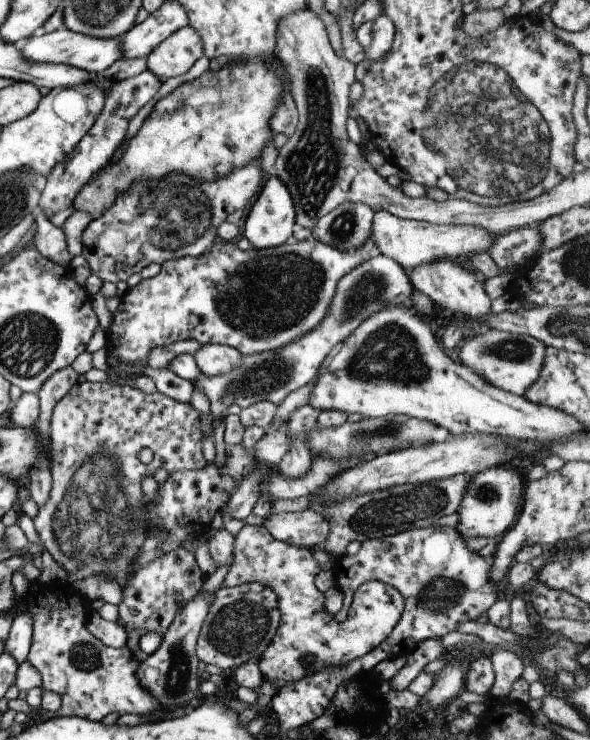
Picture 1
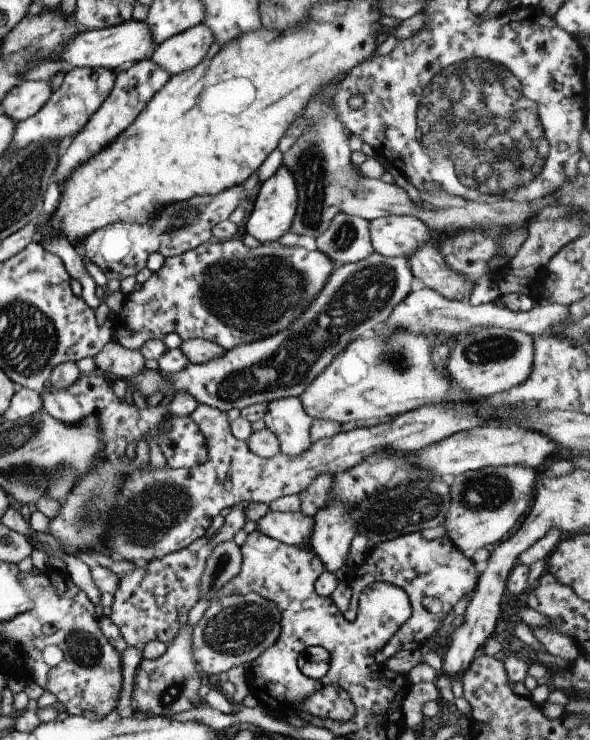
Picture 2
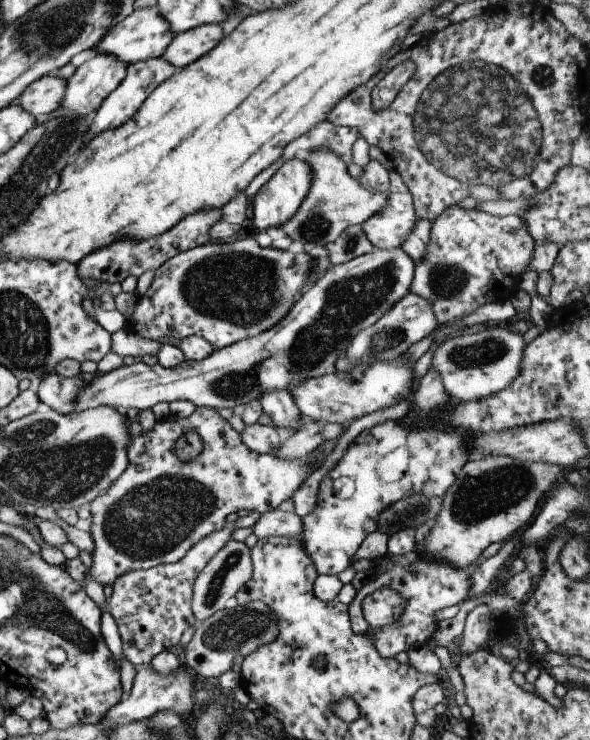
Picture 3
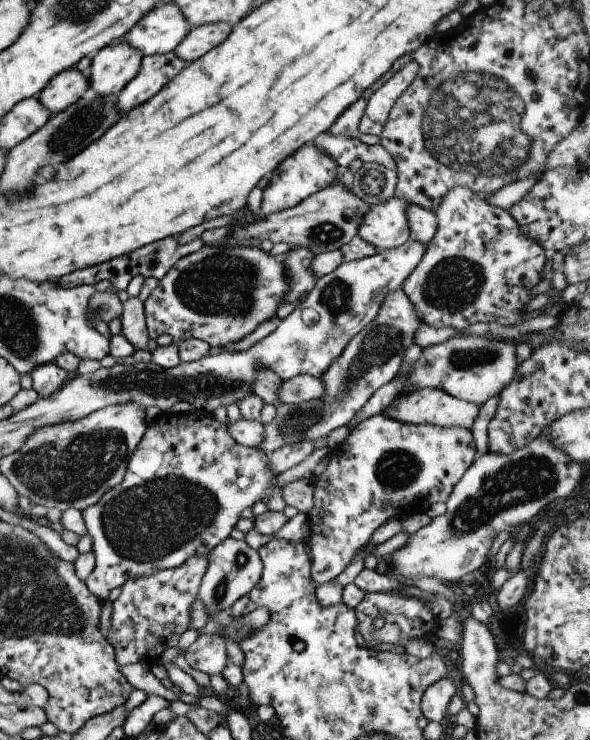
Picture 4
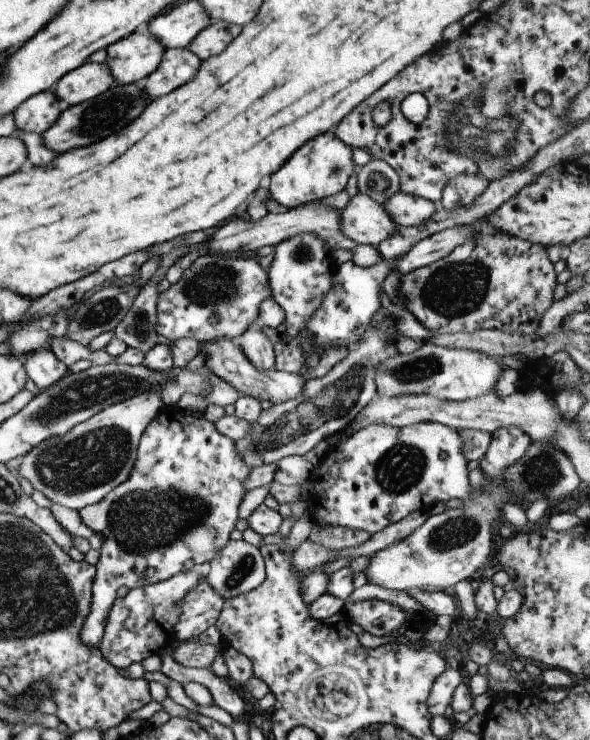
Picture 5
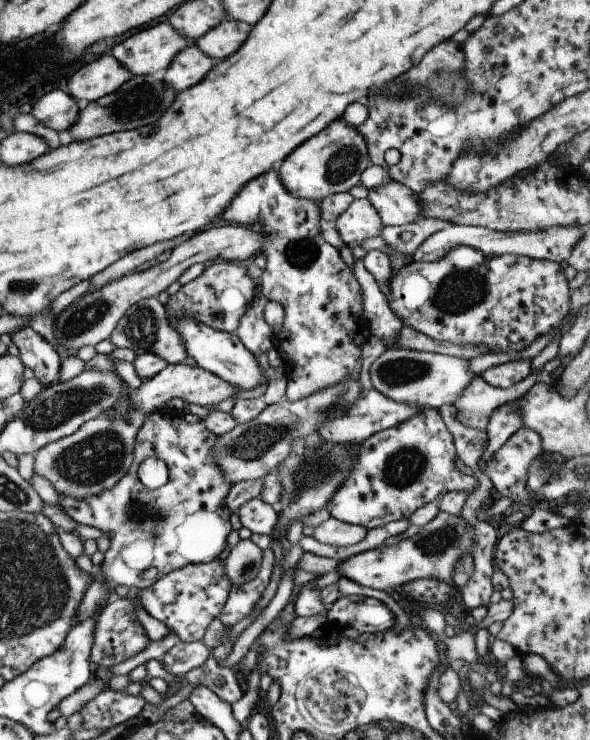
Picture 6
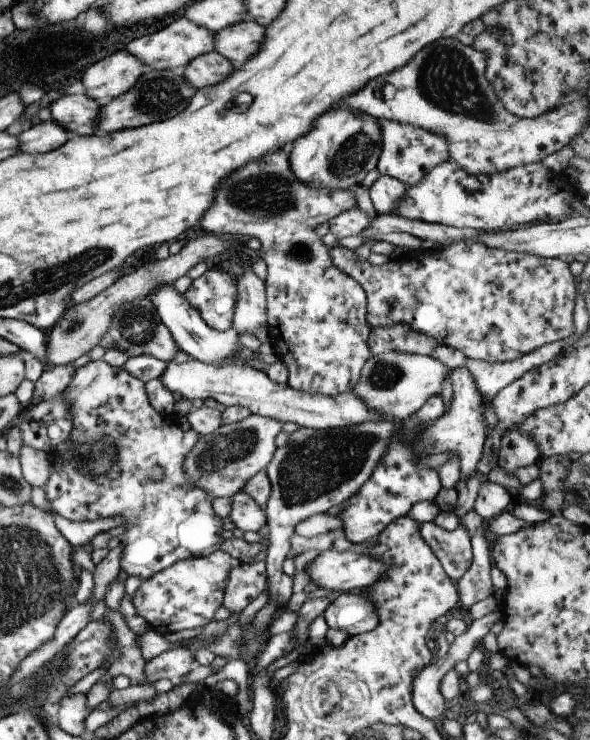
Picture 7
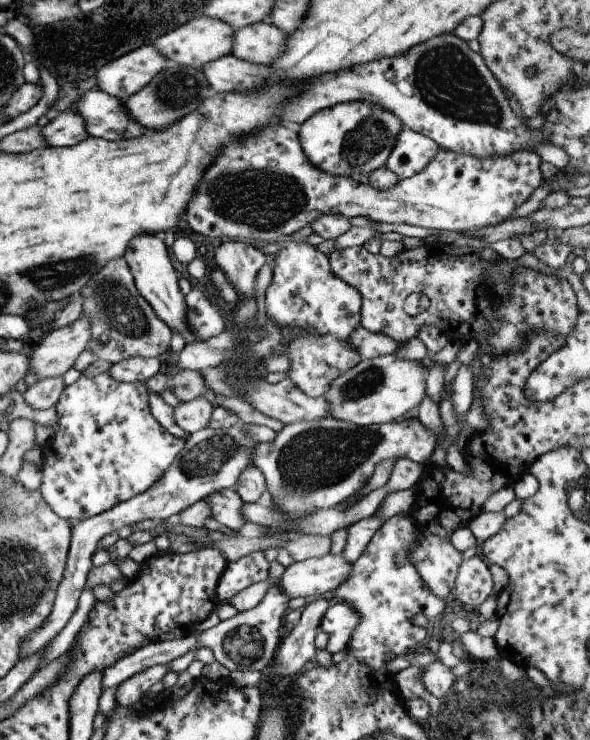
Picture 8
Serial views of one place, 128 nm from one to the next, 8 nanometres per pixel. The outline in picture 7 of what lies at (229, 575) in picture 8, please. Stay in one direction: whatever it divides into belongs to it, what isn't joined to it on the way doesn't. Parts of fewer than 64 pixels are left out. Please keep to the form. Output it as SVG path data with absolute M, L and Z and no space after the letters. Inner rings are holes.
M251 560L234 563L226 588L223 606L232 613L240 613L267 586L265 561Z

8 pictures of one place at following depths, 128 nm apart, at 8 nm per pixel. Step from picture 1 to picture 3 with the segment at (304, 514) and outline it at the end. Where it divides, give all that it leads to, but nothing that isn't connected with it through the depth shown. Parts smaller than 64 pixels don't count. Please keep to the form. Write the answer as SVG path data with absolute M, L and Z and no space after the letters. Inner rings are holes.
M274 509L262 513L252 530L258 539L268 537L300 538L303 532L303 518L296 513Z

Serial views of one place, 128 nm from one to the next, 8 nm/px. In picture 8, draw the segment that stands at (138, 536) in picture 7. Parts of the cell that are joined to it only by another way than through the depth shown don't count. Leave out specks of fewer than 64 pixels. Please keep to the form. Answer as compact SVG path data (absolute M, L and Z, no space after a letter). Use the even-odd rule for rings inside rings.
M108 371L102 374L96 374L96 376L86 376L81 374L80 378L73 384L65 386L62 394L60 394L59 401L56 404L56 414L58 414L58 422L55 426L55 432L53 436L45 441L45 444L41 447L43 452L41 470L41 486L40 490L42 496L46 500L46 504L62 518L71 520L73 522L84 521L95 515L99 515L104 511L111 509L113 506L120 504L122 501L131 499L133 496L142 494L145 490L148 490L151 486L154 486L154 482L158 482L158 478L166 472L166 468L174 462L174 458L180 454L180 450L184 448L185 440L178 440L176 436L172 436L150 413L150 404L148 404L148 392L147 386L143 382L127 383L118 382L114 380Z

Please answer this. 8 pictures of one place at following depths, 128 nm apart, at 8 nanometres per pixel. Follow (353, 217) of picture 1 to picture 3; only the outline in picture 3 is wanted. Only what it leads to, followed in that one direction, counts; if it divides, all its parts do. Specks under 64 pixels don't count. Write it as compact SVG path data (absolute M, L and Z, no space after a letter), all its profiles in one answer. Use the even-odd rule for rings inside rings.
M362 225L348 226L338 240L325 244L332 265L348 262L372 251L375 246L368 240Z

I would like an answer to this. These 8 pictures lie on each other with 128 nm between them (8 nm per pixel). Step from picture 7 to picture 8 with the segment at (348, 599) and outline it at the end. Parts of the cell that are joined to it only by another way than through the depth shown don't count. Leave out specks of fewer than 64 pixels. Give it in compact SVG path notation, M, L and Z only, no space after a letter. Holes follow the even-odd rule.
M338 602L330 607L320 624L320 631L329 635L326 651L331 655L347 648L352 633L362 619L362 615L352 610L346 602Z

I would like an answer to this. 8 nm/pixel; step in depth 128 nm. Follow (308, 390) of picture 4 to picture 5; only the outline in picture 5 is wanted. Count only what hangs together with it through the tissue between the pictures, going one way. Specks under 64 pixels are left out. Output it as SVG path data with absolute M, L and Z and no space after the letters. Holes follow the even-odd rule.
M221 339L202 344L201 352L206 354L204 362L210 372L234 387L240 395L249 395L260 401L269 400L273 405L300 397L304 391L307 380L299 373L287 371L258 371L243 354L237 340Z

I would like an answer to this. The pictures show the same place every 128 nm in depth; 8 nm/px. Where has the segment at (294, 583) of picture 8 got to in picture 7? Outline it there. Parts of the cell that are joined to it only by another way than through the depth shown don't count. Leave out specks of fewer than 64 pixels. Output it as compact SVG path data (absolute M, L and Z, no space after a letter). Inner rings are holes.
M320 551L304 572L318 588L332 590L333 596L349 590L370 588L386 572L382 560L360 551Z

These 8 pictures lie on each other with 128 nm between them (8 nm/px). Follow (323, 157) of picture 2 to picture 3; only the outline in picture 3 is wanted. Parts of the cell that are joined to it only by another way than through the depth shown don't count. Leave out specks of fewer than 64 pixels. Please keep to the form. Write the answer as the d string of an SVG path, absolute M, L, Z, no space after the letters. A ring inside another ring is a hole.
M314 150L306 162L312 168L310 192L296 214L280 226L293 241L299 240L307 248L314 245L325 246L338 240L338 236L348 226L361 225L386 206L388 195L362 186L357 177L350 176L346 163L334 152Z

